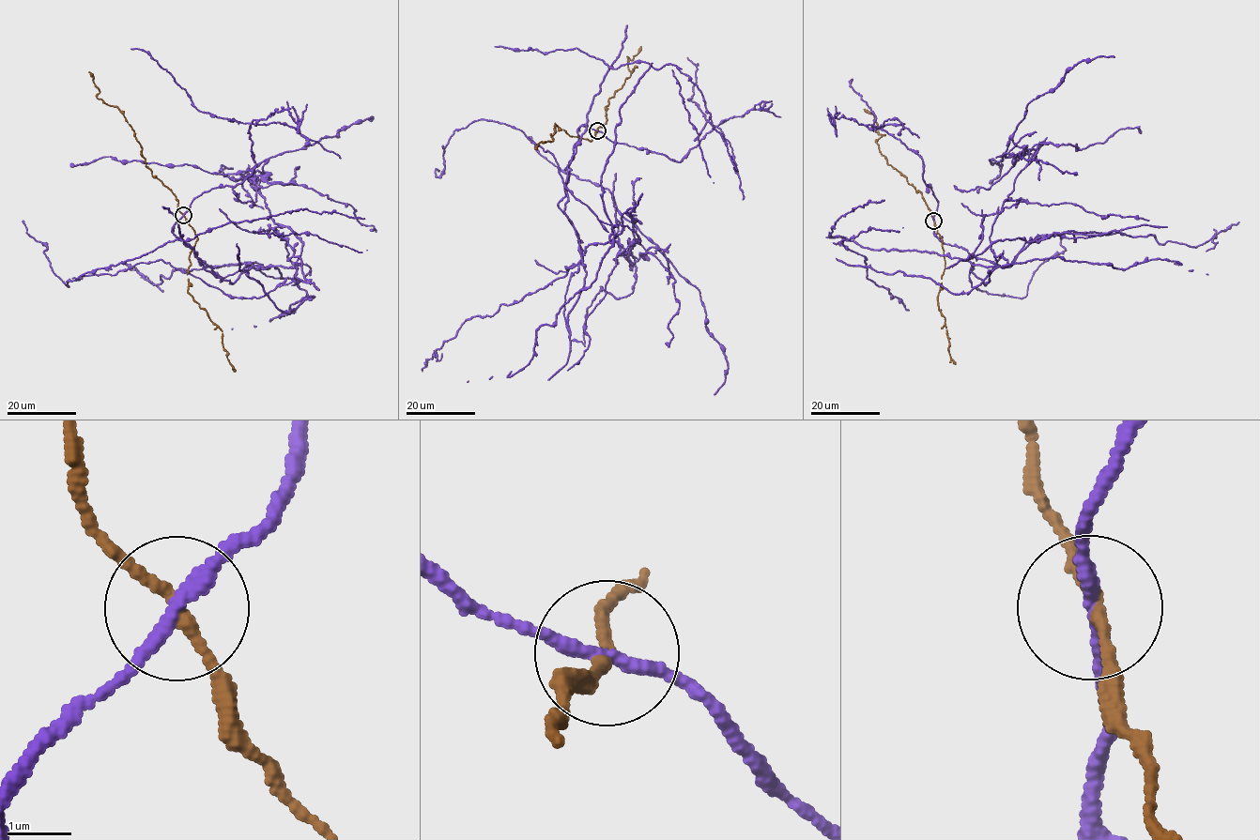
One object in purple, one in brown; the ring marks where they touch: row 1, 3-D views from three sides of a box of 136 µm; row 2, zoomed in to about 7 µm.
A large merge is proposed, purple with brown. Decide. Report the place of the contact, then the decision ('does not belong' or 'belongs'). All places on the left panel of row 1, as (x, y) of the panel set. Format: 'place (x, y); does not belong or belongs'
place (183, 215); does not belong

